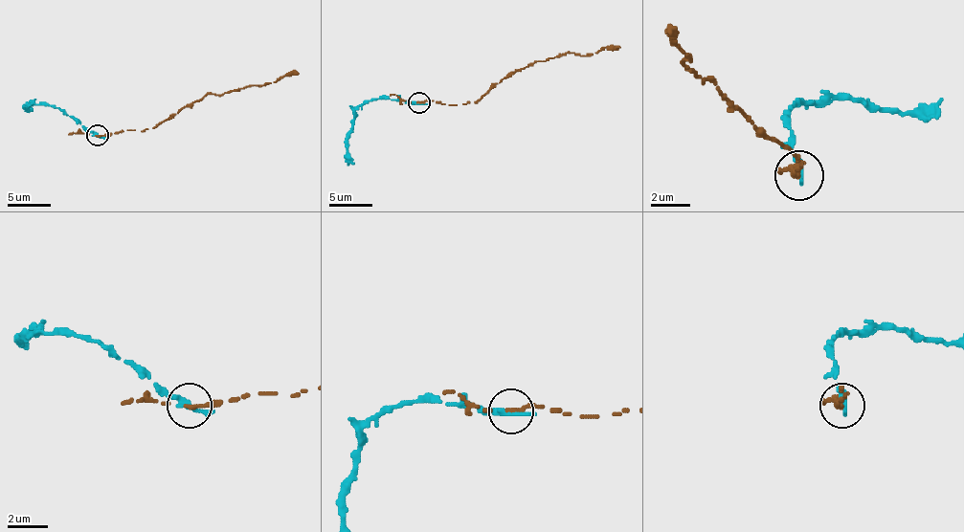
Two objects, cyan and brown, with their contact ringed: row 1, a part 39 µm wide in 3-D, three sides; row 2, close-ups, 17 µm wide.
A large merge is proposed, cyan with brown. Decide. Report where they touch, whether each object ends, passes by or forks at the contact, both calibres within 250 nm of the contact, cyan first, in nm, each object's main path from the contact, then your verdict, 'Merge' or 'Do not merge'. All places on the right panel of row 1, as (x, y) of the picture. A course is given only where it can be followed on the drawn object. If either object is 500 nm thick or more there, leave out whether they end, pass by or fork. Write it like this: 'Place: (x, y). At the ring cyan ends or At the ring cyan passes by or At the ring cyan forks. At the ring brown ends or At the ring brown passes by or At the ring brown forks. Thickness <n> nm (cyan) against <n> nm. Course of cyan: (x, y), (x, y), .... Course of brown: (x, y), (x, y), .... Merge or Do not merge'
Place: (798, 175). At the ring cyan ends. At the ring brown passes by. Thickness 360 nm (cyan) against 180 nm. Course of cyan: (802, 176), (788, 112), (797, 102), (862, 98), (871, 107), (926, 112), (940, 98). Course of brown: (797, 176), (793, 171), (802, 162), (733, 107), (709, 77), (704, 82), (684, 63), (689, 58), (669, 29). Do not merge

